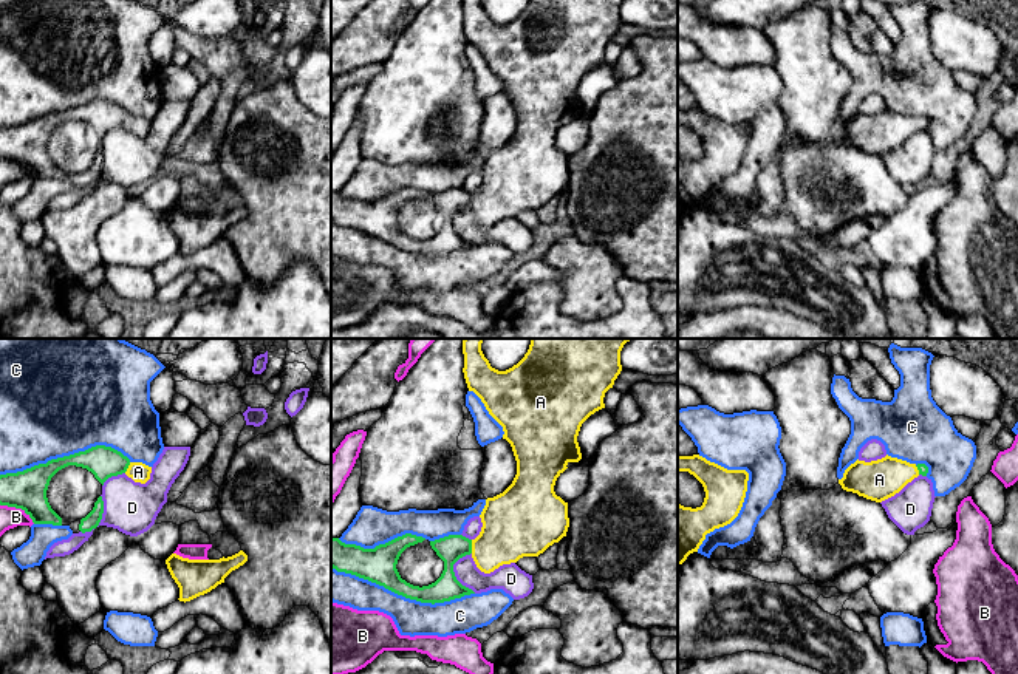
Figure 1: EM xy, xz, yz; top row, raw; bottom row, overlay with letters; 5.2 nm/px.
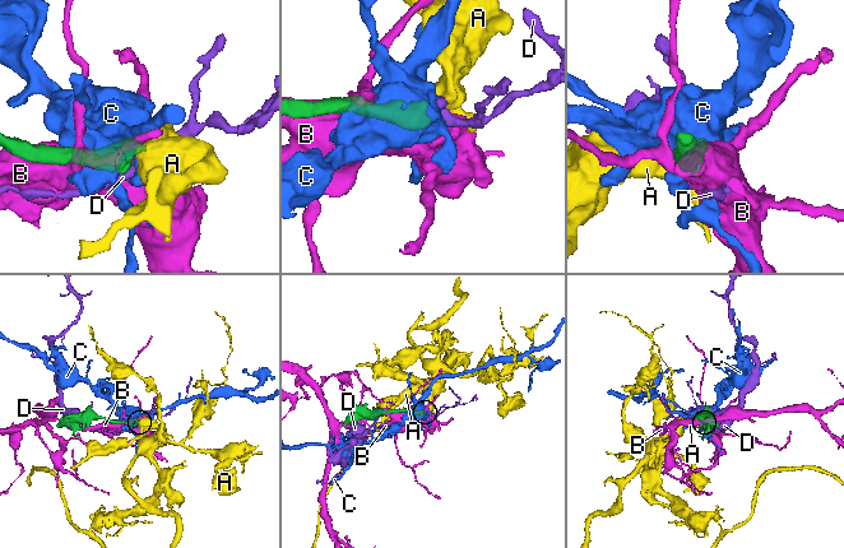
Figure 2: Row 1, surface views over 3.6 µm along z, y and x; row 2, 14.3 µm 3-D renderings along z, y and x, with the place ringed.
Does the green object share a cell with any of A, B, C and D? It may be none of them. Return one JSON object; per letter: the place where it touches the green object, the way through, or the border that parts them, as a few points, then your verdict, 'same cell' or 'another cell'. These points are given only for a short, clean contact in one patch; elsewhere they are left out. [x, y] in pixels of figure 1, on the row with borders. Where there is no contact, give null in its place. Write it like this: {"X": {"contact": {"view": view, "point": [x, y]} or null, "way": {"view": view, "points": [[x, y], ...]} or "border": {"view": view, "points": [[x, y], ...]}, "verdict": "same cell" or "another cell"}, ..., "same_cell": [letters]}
{"A": {"contact": {"view": "xz", "point": [471, 546]}, "way": {"view": "xz", "points": [[452, 548], [471, 546], [494, 546], [514, 526]]}, "verdict": "same cell"}, "B": {"contact": {"view": "xy", "point": [17, 507]}, "verdict": "another cell"}, "C": {"contact": {"view": "xz", "point": [403, 595]}, "verdict": "another cell"}, "D": {"contact": {"view": "xz", "point": [454, 572]}, "verdict": "another cell"}, "same_cell": ["A"]}

